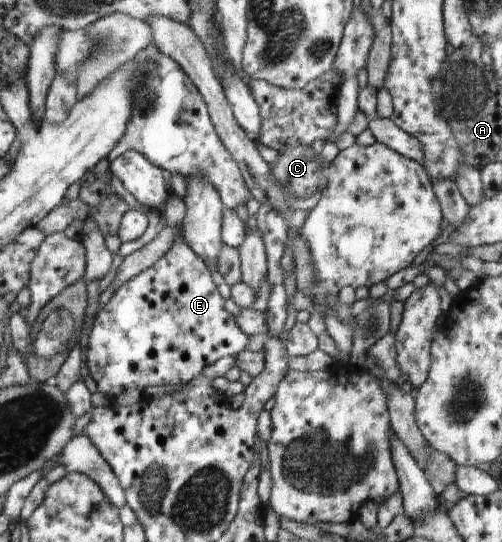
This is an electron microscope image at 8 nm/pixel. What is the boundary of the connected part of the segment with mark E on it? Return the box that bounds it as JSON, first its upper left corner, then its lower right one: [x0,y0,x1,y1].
[88,196,249,401]

